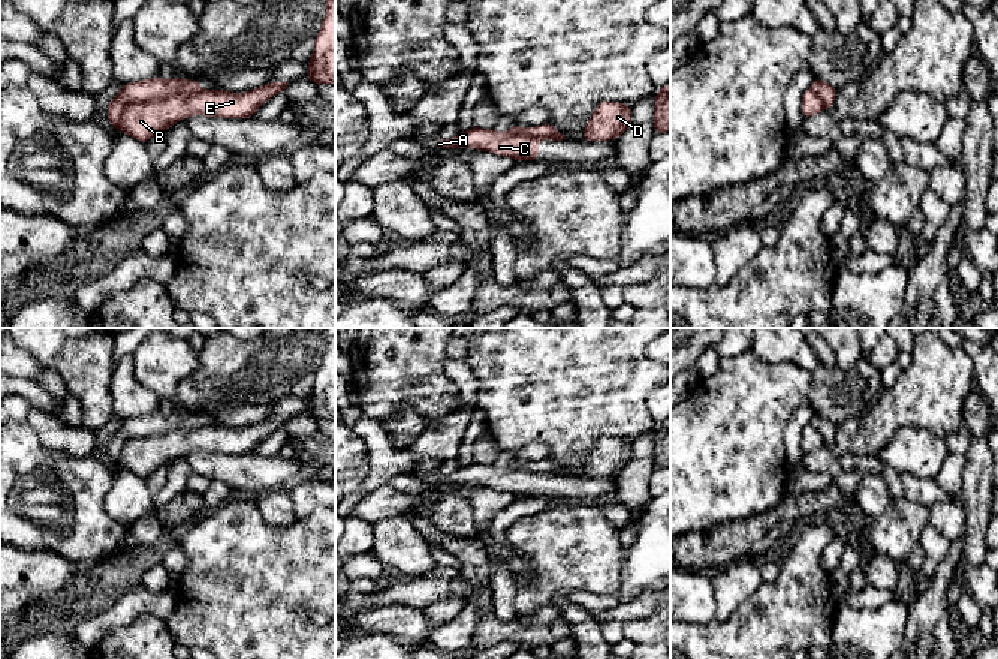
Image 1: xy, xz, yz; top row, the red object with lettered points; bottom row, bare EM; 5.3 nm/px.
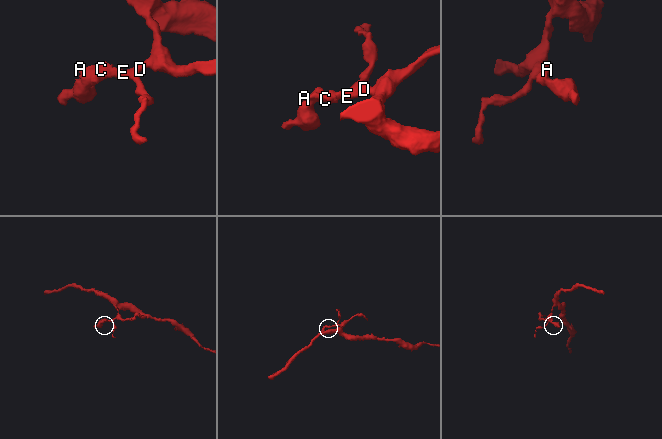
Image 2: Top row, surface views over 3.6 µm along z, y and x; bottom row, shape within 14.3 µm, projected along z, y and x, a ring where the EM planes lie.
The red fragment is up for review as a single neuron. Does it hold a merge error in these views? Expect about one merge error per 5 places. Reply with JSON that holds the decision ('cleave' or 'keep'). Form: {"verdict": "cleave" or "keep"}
{"verdict": "cleave"}

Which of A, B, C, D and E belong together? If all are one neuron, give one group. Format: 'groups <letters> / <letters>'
groups A C / B D E

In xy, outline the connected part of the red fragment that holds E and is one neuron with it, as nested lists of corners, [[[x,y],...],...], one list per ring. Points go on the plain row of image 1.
[[[269,418],[247,428],[229,428],[217,424],[202,425],[190,431],[168,431],[160,436],[138,436],[129,439],[117,466],[145,479],[157,467],[192,451],[250,454],[277,428],[284,428],[289,418]]]

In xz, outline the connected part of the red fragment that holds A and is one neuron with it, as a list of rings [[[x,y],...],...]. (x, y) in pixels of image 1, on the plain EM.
[[[476,461],[450,475],[437,475],[434,484],[435,487],[443,484],[477,484],[497,491],[507,491],[515,497],[539,494],[539,473],[500,469],[494,464],[479,464]]]

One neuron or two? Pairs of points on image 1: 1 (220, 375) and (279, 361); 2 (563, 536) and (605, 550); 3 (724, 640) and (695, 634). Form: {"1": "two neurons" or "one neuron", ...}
{"1": "one neuron", "2": "one neuron", "3": "one neuron"}

